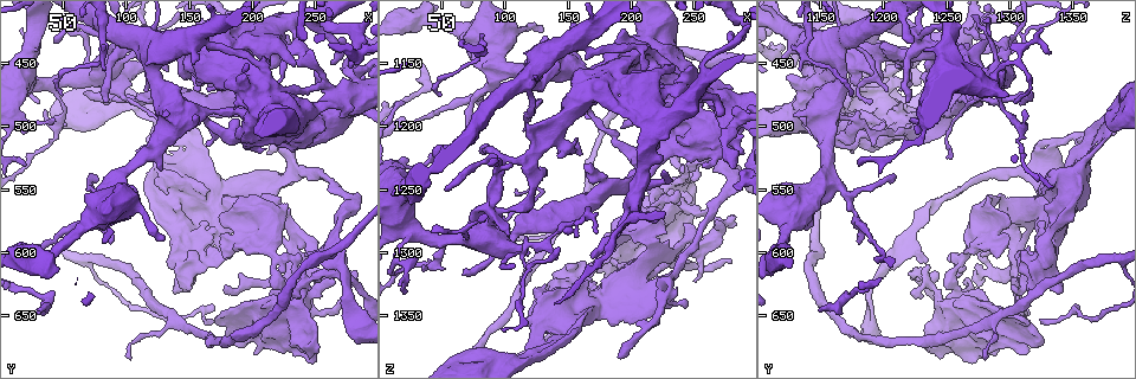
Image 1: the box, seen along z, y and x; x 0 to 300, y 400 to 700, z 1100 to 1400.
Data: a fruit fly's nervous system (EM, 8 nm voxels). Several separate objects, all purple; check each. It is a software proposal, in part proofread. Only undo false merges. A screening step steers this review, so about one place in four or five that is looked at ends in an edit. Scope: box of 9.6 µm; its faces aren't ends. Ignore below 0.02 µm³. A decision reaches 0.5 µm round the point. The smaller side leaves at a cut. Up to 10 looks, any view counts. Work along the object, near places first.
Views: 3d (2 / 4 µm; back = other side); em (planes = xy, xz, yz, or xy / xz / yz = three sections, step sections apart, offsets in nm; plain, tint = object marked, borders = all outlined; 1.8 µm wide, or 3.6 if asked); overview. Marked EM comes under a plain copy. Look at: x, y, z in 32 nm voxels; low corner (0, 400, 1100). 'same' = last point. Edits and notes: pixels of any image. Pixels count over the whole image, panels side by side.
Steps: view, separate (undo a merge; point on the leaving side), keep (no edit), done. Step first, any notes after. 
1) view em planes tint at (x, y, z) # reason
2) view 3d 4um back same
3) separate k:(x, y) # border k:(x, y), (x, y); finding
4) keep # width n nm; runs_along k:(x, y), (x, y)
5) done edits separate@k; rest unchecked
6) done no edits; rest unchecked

view em yz step 4 tint at (216, 666, 1296) # sharp bend

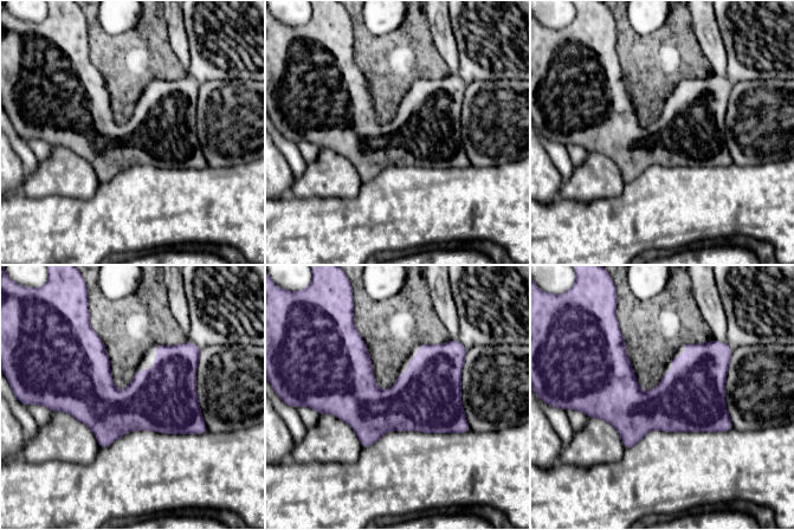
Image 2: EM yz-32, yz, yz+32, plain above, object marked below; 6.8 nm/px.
view em planes tint same

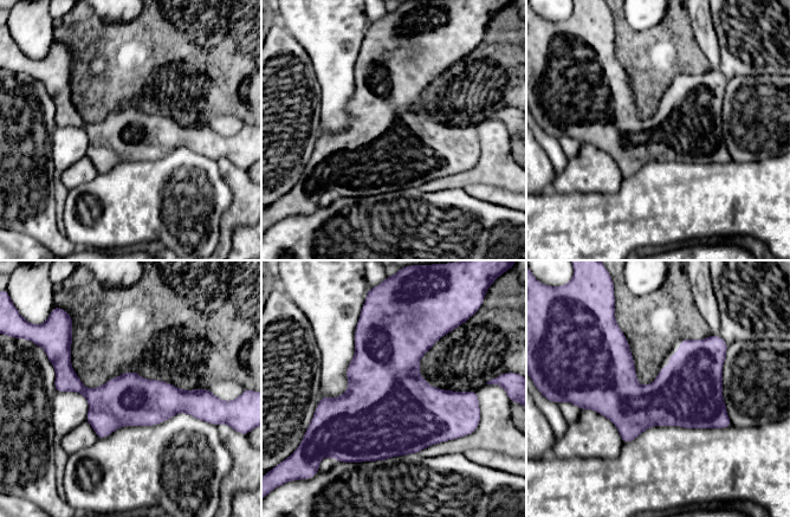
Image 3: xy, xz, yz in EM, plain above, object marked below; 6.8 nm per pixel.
keep # all the same neuron

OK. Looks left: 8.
view em xy step 8 tint at (270, 610, 1282)

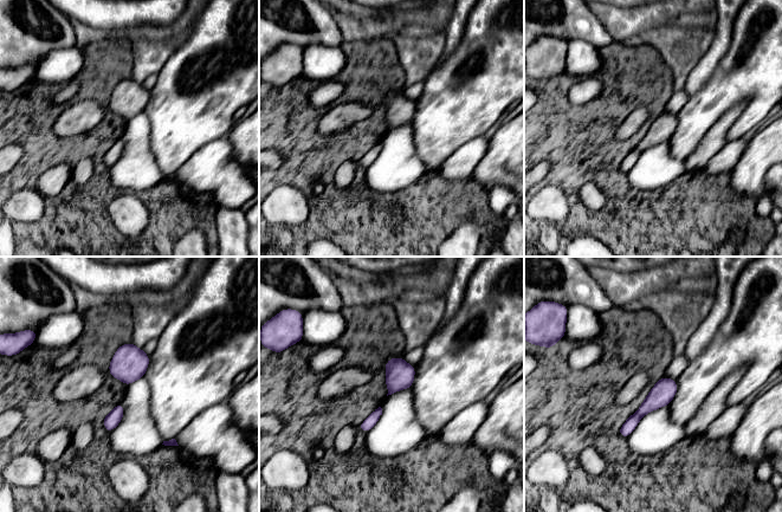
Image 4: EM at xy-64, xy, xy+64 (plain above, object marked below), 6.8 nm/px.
keep # one neuron here

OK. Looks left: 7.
view em yz step 16 tint at (258, 590, 1222) # a fork

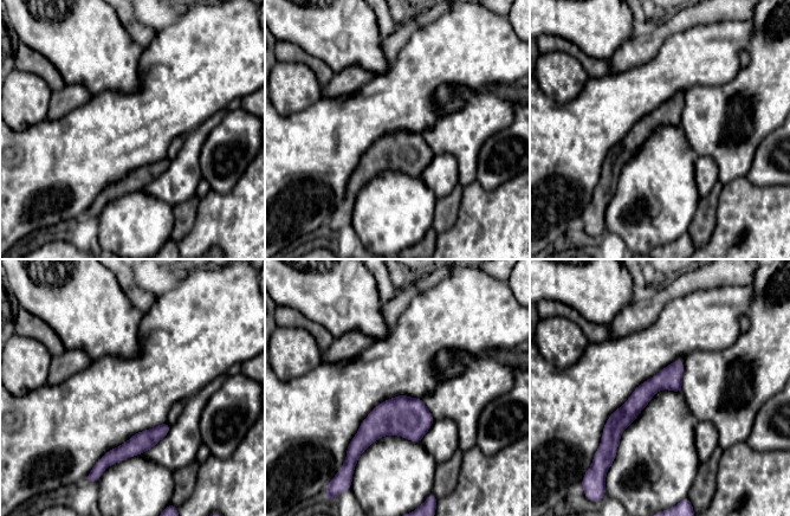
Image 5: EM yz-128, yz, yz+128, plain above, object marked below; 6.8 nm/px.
view em planes tint same

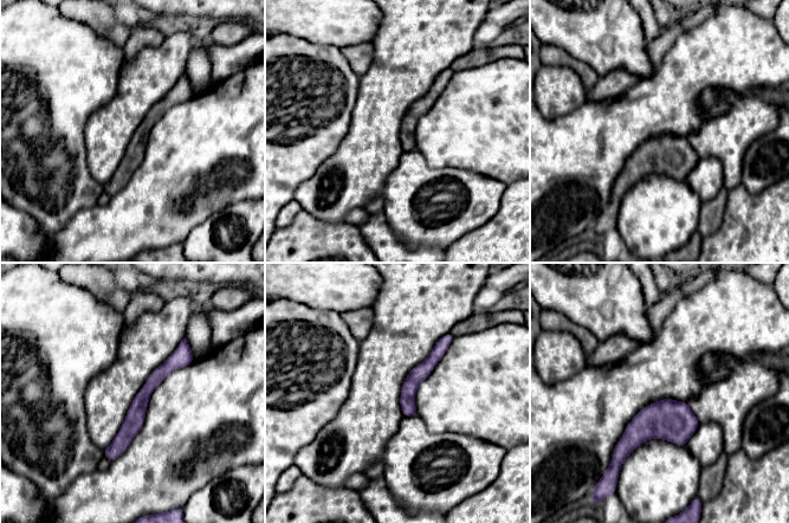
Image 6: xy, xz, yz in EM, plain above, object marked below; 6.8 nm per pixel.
keep # one neuron here

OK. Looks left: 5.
view 3d 2um at (104, 446, 1266) # touches itself

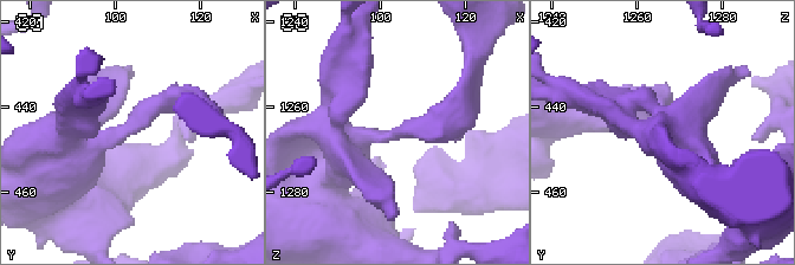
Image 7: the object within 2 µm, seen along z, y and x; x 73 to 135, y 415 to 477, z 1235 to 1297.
view em xy step 16 tint at (105, 444, 1266)

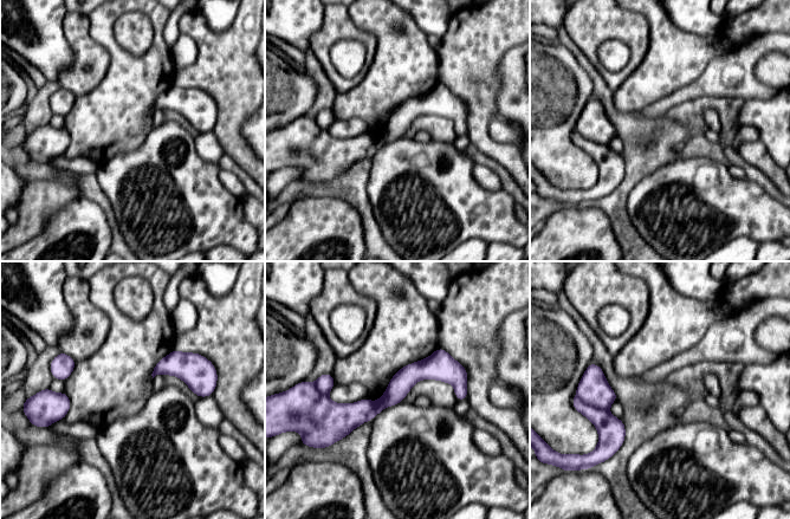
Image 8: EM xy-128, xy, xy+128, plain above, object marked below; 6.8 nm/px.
separate 8:(612, 432) # width 150 nm; border 8:(583, 401), (608, 410); a second neuron is stuck on

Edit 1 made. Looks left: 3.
done edits separate@8; rest unchecked

